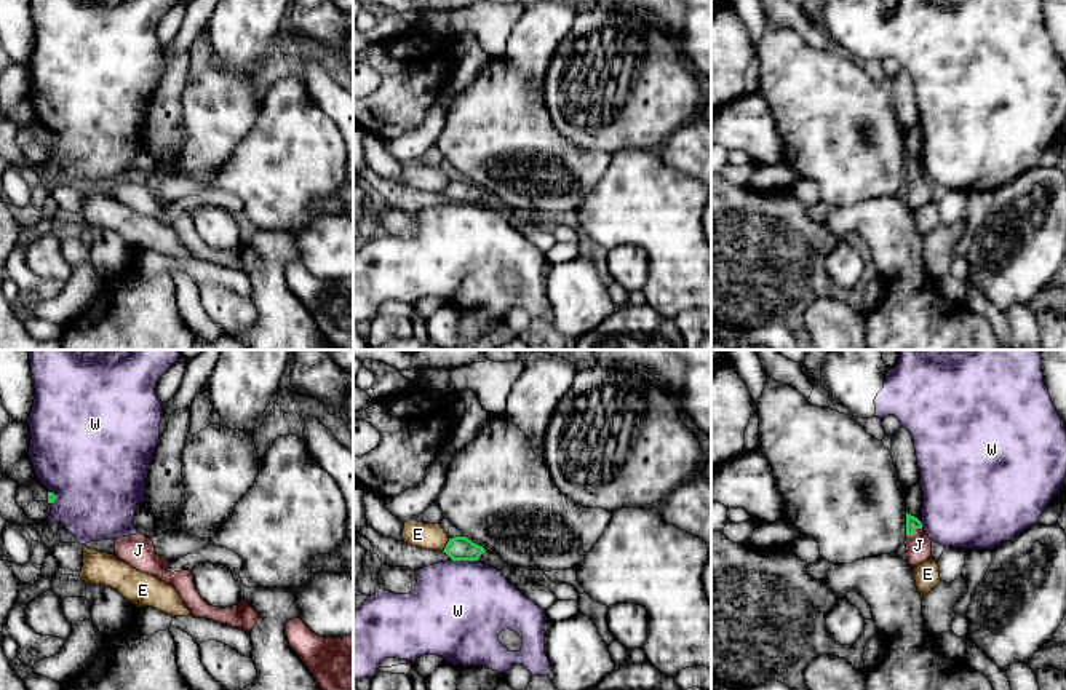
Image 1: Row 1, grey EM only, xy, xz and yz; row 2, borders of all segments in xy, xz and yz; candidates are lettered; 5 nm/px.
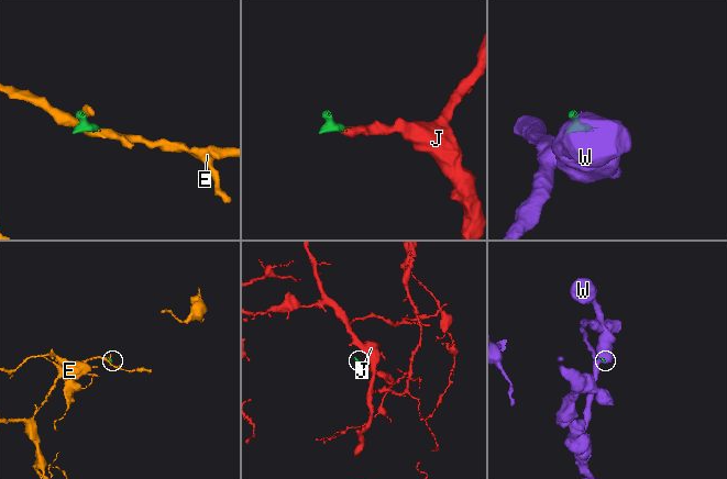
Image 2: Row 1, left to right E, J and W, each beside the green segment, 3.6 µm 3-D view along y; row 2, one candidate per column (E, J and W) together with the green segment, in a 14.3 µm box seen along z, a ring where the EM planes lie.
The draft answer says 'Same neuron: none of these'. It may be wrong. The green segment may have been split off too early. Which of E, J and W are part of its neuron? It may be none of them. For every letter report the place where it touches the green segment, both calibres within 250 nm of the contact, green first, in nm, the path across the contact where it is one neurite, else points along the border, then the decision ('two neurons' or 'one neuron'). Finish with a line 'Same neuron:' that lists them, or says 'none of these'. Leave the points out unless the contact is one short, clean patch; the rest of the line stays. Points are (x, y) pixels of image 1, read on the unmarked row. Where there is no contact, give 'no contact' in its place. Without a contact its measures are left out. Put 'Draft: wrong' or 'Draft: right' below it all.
E: xz (446, 187) | 130/130 nm | two neurons
J: yz (913, 174) | 70/130 nm | across yz (913, 165), (913, 174), (918, 187) | one neuron
W: xz (464, 202) | 130/480 nm | along xz (451, 200), (477, 203) | two neurons
Same neuron: J
Draft: wrong

